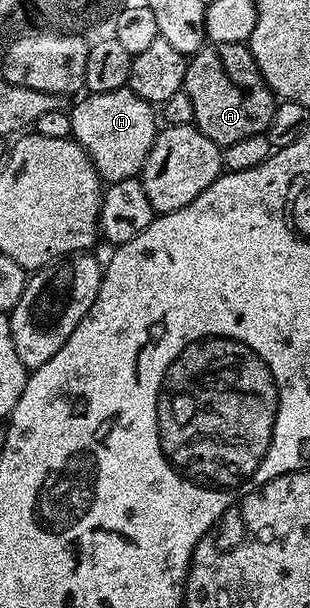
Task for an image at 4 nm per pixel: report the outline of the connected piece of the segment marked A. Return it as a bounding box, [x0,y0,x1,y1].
[183,43,278,146]

